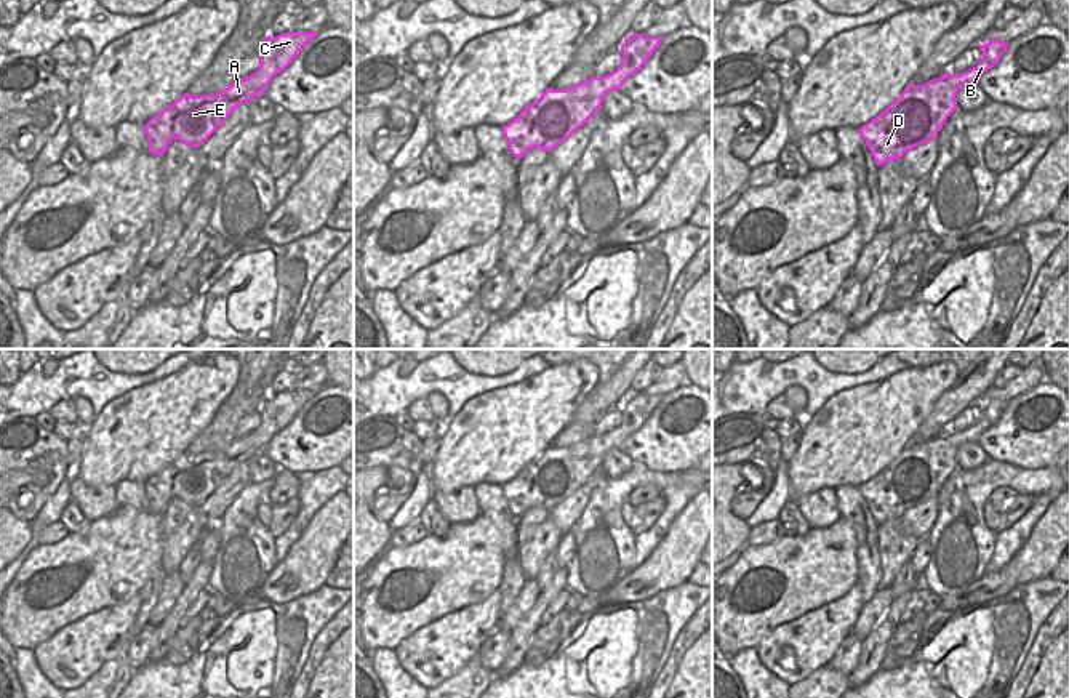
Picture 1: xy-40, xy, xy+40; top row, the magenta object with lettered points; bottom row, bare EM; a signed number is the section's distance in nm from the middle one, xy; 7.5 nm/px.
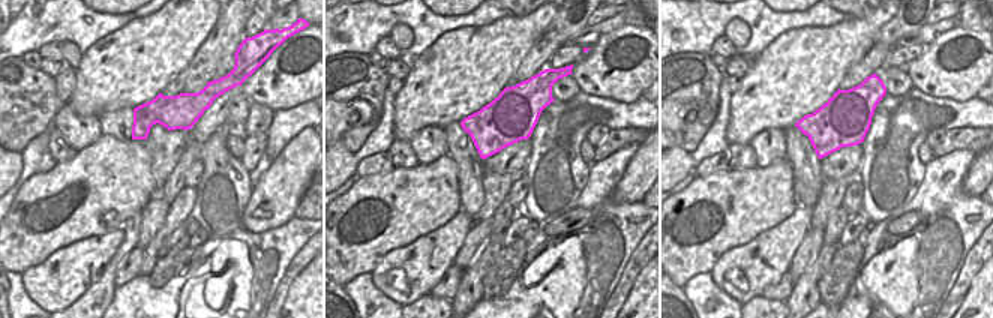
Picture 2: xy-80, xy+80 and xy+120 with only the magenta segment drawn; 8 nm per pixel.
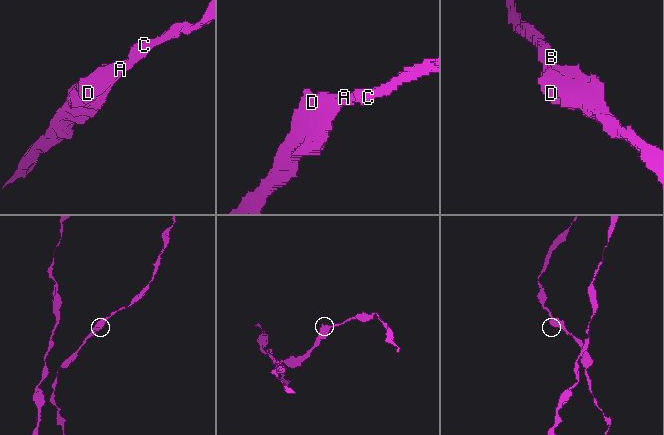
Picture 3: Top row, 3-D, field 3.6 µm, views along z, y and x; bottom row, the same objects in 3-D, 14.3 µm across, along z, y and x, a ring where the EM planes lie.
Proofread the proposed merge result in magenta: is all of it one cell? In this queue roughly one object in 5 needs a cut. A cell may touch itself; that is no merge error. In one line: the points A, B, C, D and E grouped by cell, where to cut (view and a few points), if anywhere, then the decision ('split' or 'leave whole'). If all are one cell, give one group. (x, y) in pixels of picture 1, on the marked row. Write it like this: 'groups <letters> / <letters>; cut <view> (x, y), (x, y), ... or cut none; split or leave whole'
groups A B C D E; cut none; leave whole

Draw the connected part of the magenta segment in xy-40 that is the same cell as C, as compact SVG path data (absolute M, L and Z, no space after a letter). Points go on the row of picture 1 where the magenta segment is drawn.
M286 32L267 35L259 48L259 69L246 78L235 78L224 91L192 96L184 93L171 106L154 115L144 133L150 154L163 155L173 139L200 147L242 102L264 94L272 78L285 70L304 45L318 32Z

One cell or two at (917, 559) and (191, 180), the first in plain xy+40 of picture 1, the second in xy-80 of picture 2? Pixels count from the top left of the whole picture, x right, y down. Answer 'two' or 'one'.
one

